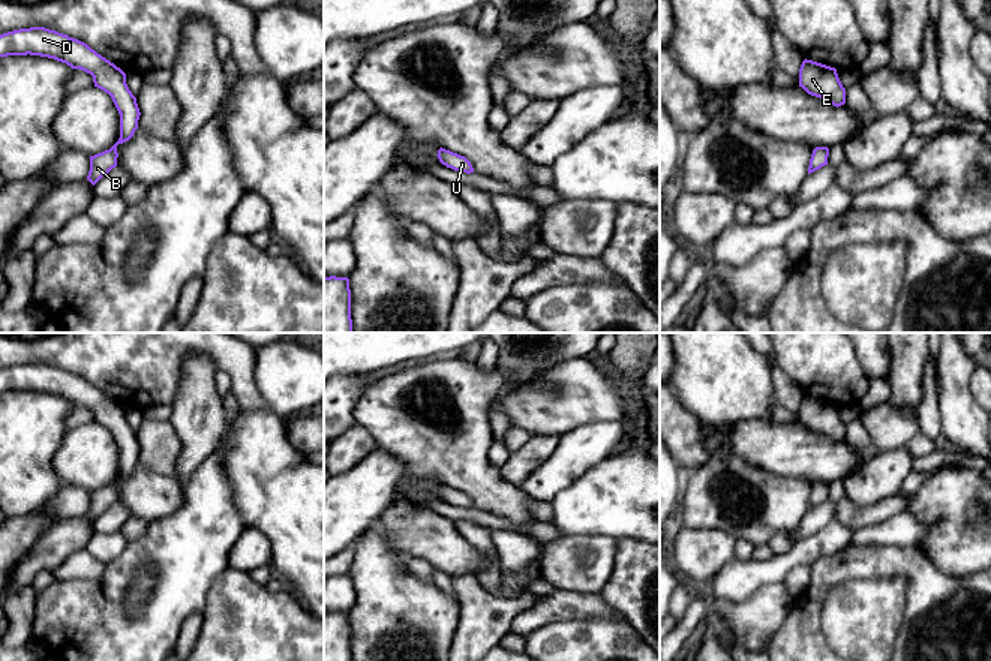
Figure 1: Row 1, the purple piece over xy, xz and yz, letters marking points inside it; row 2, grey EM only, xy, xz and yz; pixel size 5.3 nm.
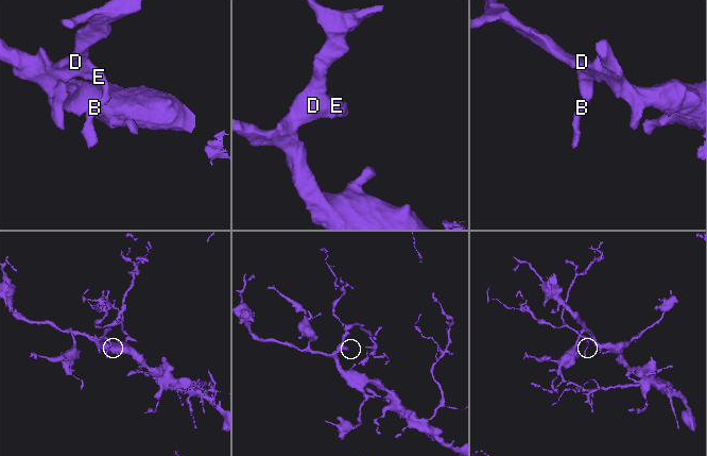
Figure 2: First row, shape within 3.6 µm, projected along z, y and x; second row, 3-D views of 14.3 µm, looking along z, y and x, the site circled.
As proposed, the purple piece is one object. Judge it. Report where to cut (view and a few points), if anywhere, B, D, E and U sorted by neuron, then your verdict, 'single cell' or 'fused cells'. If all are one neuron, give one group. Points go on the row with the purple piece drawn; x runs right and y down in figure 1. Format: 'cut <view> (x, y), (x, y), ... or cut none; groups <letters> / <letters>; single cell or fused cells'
cut none; groups B D E U; single cell

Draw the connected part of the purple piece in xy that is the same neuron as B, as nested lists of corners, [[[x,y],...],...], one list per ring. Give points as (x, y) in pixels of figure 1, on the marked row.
[[[30,27],[0,34],[0,57],[40,55],[81,69],[93,76],[94,87],[108,93],[120,114],[120,138],[109,148],[90,156],[87,180],[94,186],[117,166],[117,145],[129,141],[138,129],[139,108],[126,84],[126,73],[87,43],[45,27]]]

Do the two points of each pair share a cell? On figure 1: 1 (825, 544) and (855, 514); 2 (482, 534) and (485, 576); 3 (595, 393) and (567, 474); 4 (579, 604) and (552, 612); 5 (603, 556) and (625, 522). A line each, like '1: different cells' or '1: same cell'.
1: different cells
2: same cell
3: different cells
4: same cell
5: different cells

